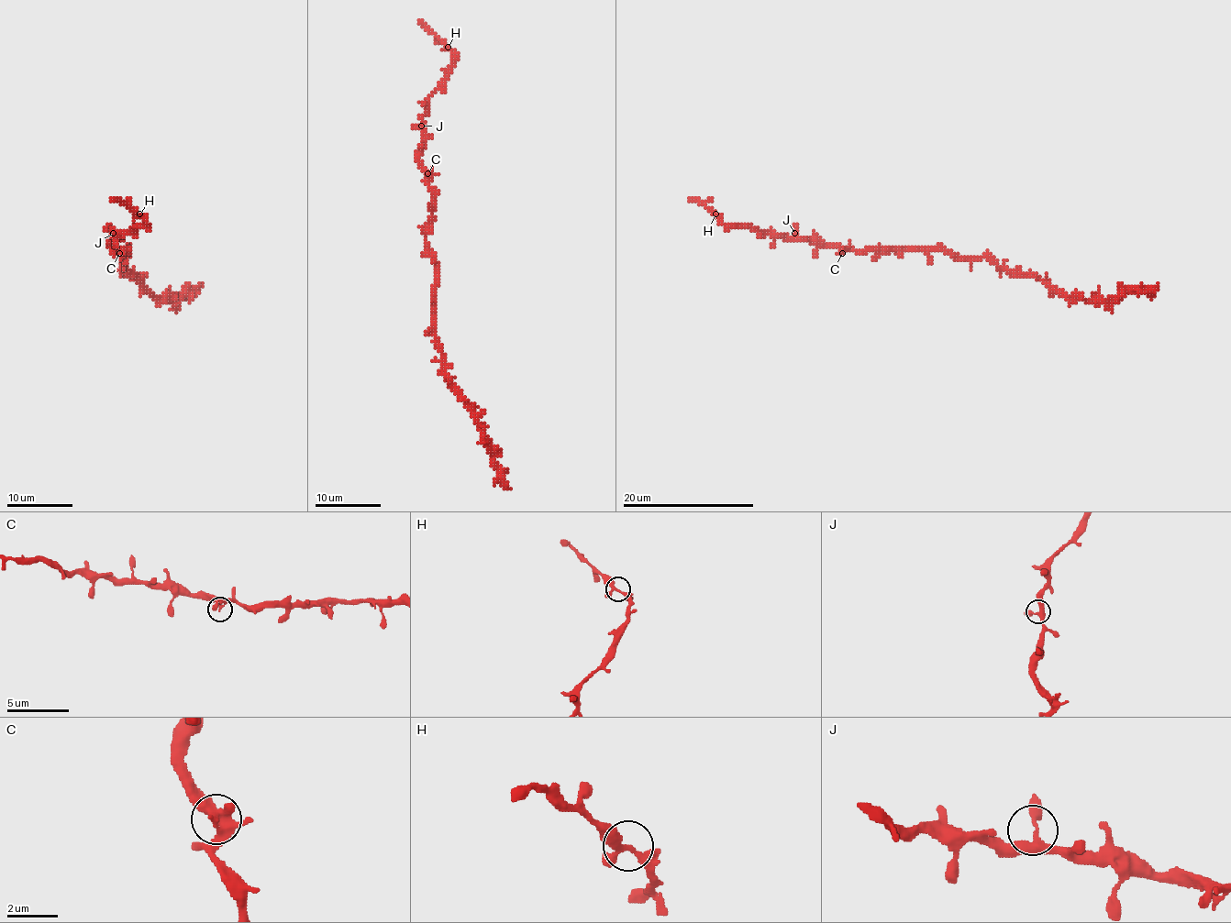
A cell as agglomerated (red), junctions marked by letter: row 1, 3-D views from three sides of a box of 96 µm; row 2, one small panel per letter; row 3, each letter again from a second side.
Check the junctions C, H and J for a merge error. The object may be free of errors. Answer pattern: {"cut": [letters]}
{"cut": []}

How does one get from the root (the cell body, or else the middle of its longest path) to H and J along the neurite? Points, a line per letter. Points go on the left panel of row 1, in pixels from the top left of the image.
H: (123, 249), (118, 249), (127, 251), (111, 245), (121, 233), (146, 224), (139, 214)
J: (123, 249), (118, 249), (127, 251), (111, 245), (115, 241), (113, 233)

